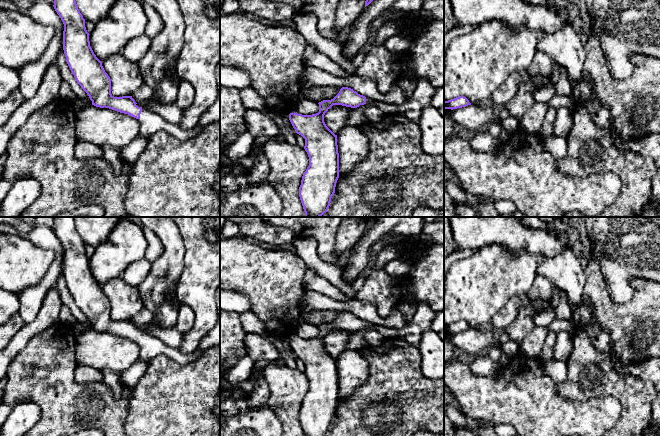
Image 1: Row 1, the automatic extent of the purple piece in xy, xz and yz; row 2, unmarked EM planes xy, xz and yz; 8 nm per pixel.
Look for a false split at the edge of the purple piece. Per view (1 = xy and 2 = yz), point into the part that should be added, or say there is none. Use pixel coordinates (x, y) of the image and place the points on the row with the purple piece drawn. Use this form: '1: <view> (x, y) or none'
1: xy (150, 122)
2: none

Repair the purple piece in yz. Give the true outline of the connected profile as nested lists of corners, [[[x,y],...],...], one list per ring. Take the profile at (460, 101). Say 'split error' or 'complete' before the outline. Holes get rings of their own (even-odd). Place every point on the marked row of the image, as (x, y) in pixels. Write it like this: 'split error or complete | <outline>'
complete | [[[458,96],[454,99],[444,101],[444,109],[457,109],[471,105],[469,100],[464,96]]]

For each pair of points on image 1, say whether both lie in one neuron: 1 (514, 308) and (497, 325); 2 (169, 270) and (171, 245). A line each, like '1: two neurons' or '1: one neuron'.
1: one neuron
2: one neuron

